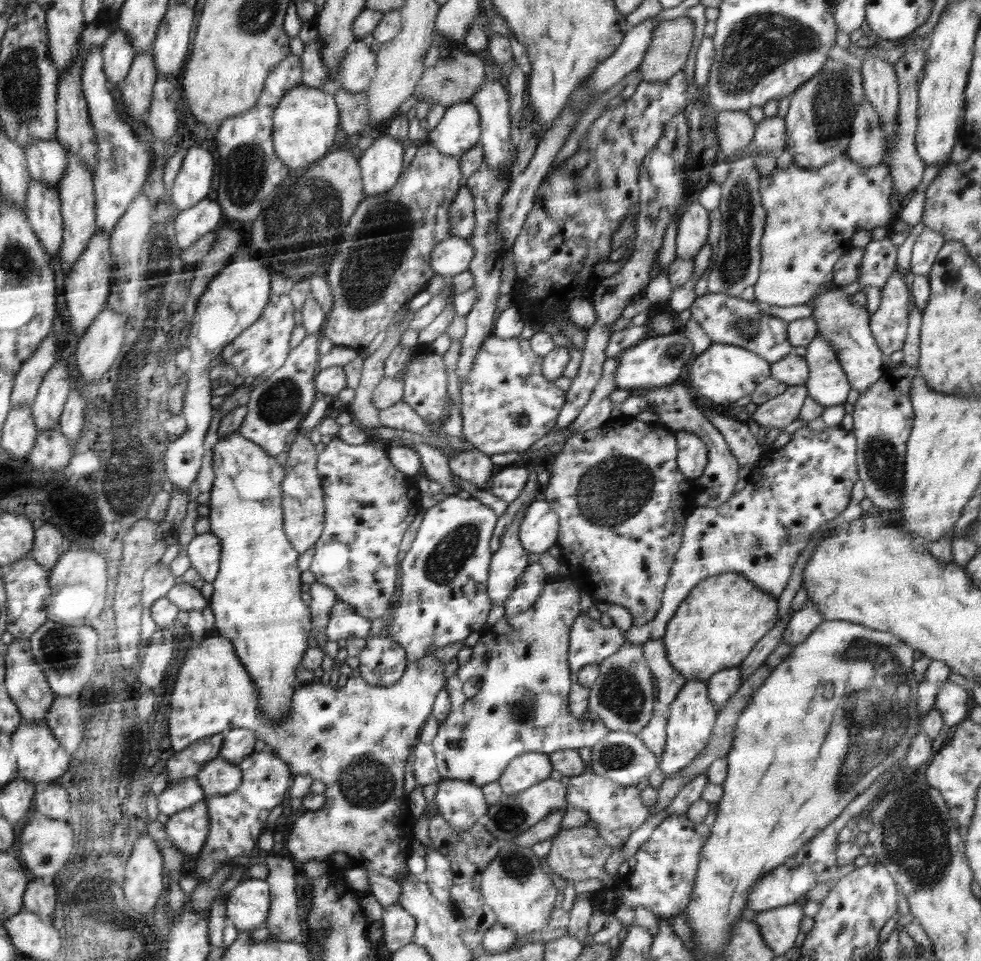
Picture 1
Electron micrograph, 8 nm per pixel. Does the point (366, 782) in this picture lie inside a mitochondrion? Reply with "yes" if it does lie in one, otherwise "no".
yes

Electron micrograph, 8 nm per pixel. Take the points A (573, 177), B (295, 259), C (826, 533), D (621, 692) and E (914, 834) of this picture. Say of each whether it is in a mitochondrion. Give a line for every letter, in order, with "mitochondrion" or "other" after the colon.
A: mitochondrion
B: mitochondrion
C: other
D: mitochondrion
E: mitochondrion

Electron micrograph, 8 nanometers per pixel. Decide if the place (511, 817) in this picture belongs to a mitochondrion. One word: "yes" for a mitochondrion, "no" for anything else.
yes

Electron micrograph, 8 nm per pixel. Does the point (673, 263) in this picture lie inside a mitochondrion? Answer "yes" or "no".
no

